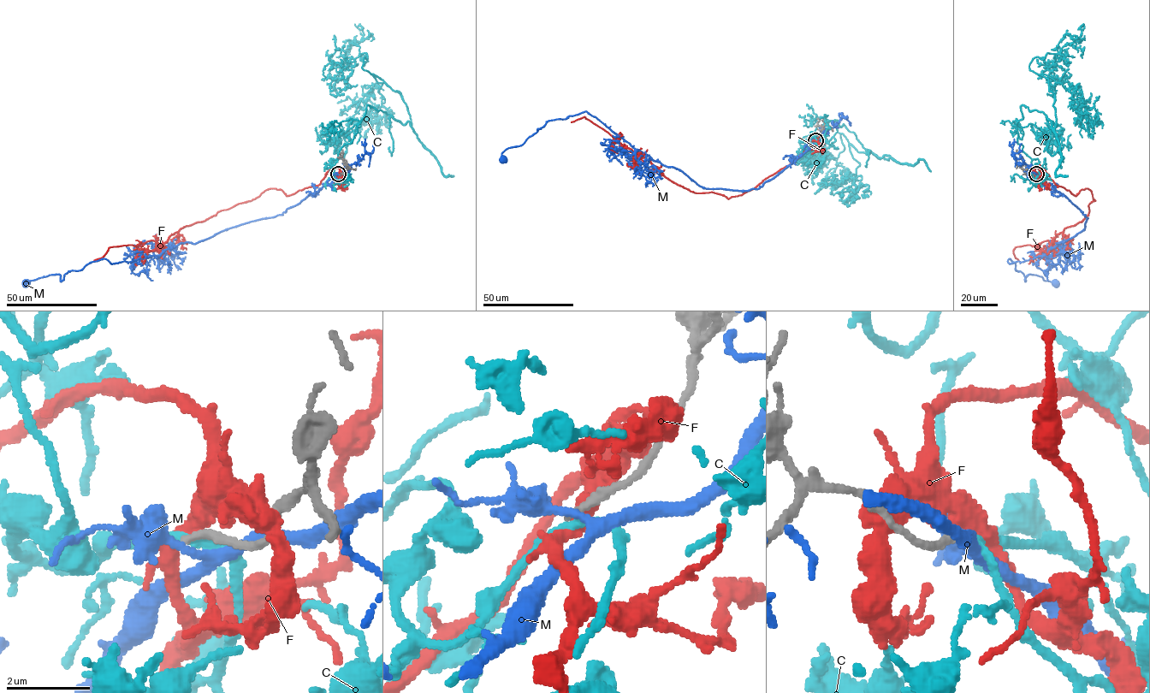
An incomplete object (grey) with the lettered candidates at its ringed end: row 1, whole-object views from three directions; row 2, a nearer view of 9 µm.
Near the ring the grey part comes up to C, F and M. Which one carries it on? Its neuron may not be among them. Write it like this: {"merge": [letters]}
{"merge": ["C"]}

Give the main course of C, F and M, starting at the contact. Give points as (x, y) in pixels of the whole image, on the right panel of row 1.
C: (1036, 174), (1016, 123), (1024, 105), (1056, 127), (1040, 74), (1079, 86), (1072, 103), (1088, 115)
F: (1036, 174), (1041, 168), (1075, 196), (1087, 188), (1095, 200), (1081, 222), (1051, 244), (1016, 246), (1018, 260)
M: (1036, 174), (1083, 212), (1085, 228), (1045, 255), (1008, 262), (1016, 264), (1024, 281), (1034, 274), (1055, 284)

